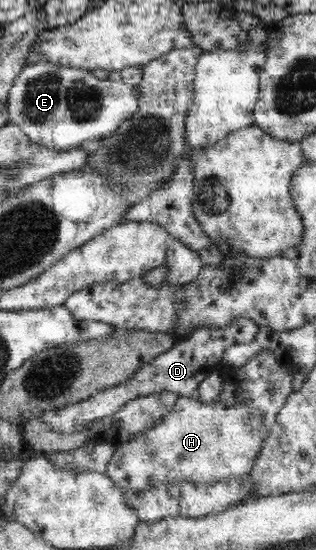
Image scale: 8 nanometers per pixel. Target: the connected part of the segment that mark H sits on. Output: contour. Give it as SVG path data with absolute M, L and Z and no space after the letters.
M261 350L241 368L221 367L218 371L223 377L223 392L215 402L201 402L196 396L179 397L173 410L162 416L157 426L115 447L106 473L117 487L125 492L143 491L151 486L159 486L159 483L193 481L207 484L226 481L231 477L241 479L243 475L249 475L265 438L275 429L278 412L293 392L295 372L285 370L272 350Z

